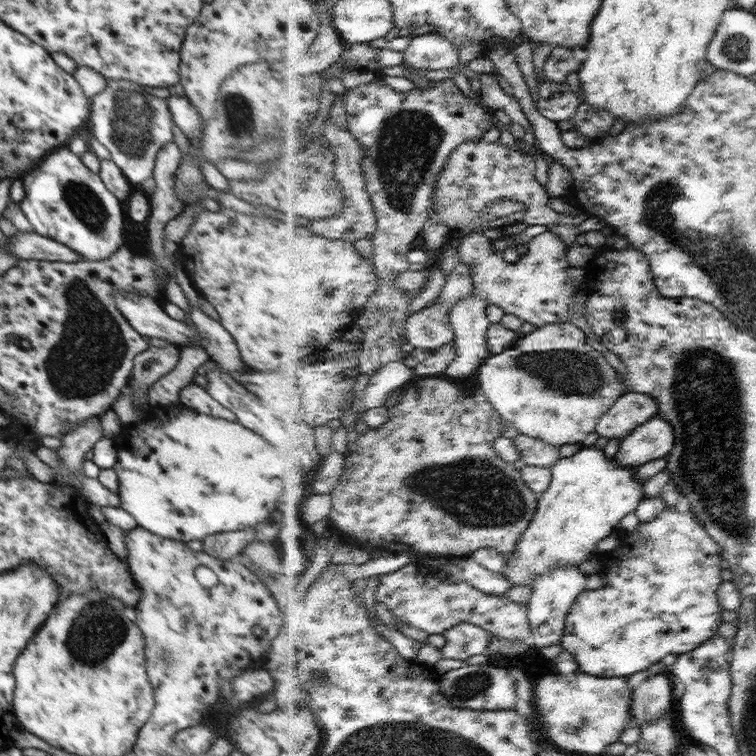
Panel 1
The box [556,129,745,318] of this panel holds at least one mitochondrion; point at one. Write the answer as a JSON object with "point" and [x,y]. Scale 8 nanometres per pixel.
{"point":[659,210]}

